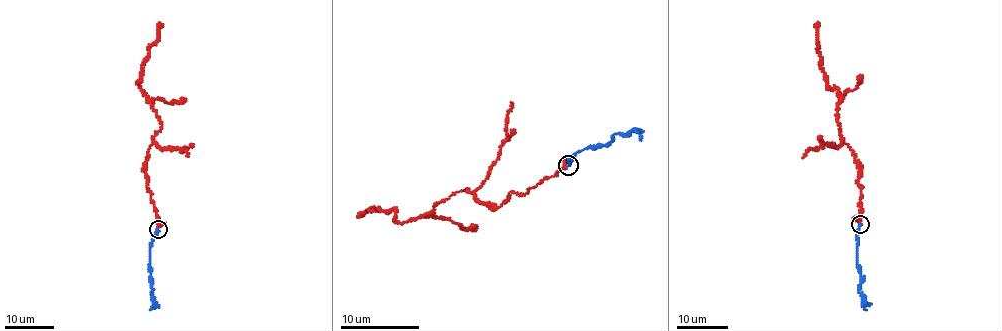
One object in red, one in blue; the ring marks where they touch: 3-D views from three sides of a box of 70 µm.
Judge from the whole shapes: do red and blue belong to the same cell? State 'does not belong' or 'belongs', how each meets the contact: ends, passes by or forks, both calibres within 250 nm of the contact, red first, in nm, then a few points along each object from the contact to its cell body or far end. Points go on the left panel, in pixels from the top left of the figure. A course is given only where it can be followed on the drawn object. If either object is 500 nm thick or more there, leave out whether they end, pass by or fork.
belongs; red passes by; blue ends there; 150 nm thick on the red side, 130 nm on the other; red runs (157, 229), (157, 216), (144, 166), (161, 122), (138, 82), (148, 48), (157, 39), (159, 22); blue runs (157, 229), (149, 247), (154, 306), (150, 310)

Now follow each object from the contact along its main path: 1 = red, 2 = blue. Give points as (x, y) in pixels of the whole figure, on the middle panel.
1: (567, 166), (525, 193), (509, 192), (492, 209), (468, 189), (400, 222), (392, 208), (357, 216)
2: (567, 166), (574, 154), (590, 145), (603, 146), (613, 136), (637, 129), (637, 132)

